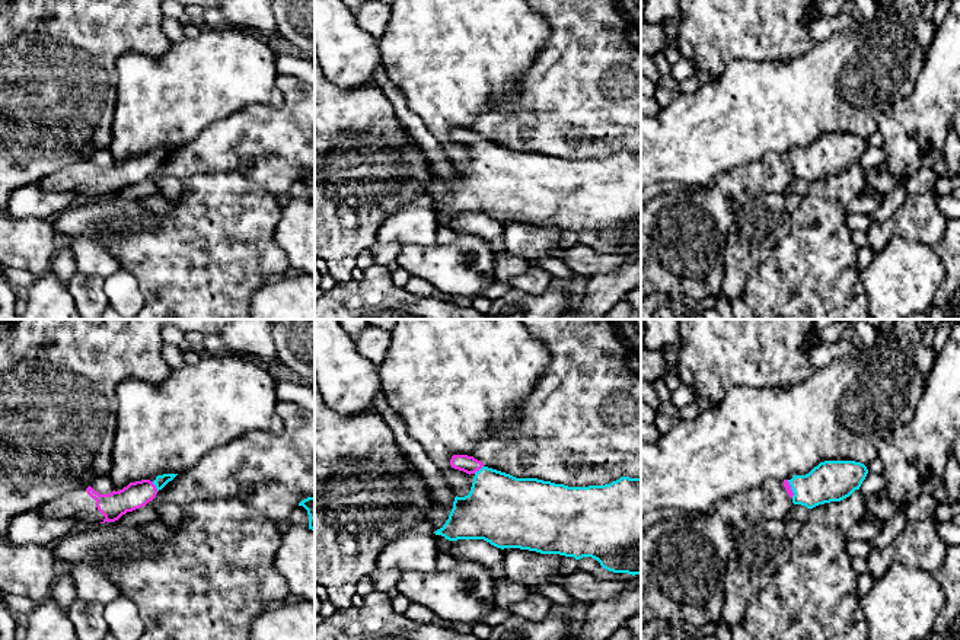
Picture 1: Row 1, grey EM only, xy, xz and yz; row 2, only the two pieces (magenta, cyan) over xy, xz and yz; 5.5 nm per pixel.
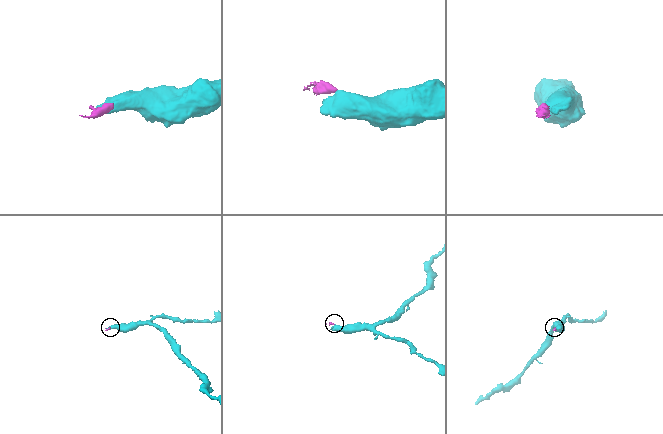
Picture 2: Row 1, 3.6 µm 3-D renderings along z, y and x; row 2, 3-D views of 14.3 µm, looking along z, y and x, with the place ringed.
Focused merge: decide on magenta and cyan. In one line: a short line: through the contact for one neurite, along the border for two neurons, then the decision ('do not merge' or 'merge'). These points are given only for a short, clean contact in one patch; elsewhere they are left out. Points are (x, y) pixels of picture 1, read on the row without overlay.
xy (136, 168), (155, 159), (160, 155) | merge

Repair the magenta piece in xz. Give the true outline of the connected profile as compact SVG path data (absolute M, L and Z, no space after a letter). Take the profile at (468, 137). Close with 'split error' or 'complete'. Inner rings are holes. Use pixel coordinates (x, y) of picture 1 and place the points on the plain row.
M453 128L450 138L475 150L469 168L455 171L449 192L436 208L449 214L484 213L501 223L574 230L578 243L600 254L626 254L641 248L641 150L621 150L605 159L568 160L538 152L516 152L468 128Z | split error

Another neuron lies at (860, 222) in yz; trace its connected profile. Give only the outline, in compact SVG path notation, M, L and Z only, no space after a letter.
M857 213L849 214L846 226L852 232L852 242L858 248L858 268L867 268L873 261L874 254L867 245L867 230L873 223L871 214Z

